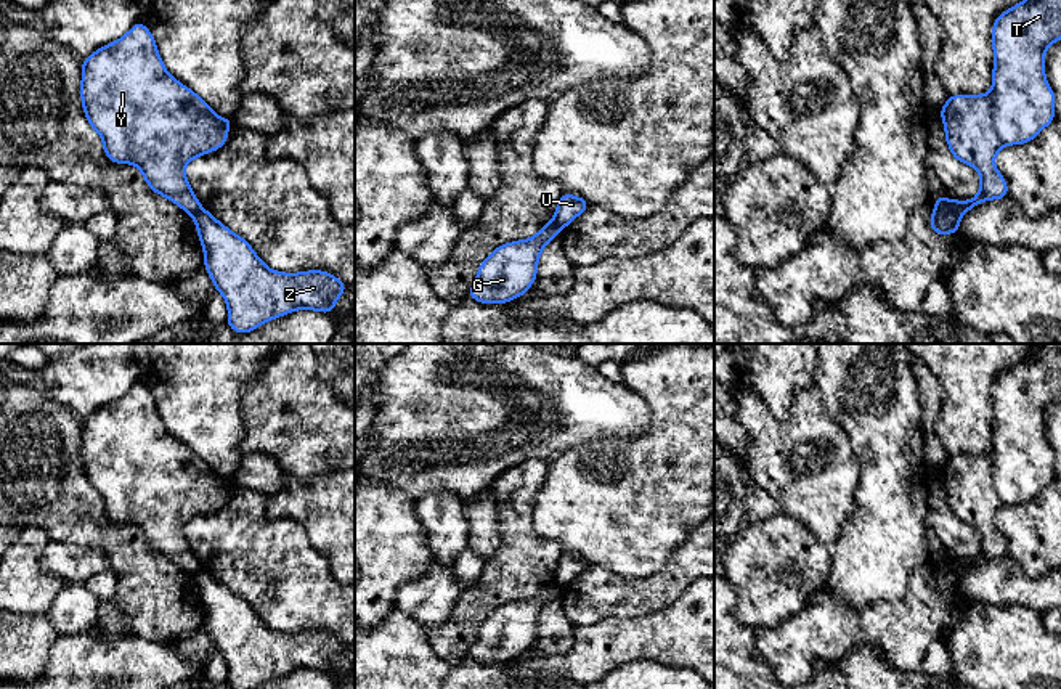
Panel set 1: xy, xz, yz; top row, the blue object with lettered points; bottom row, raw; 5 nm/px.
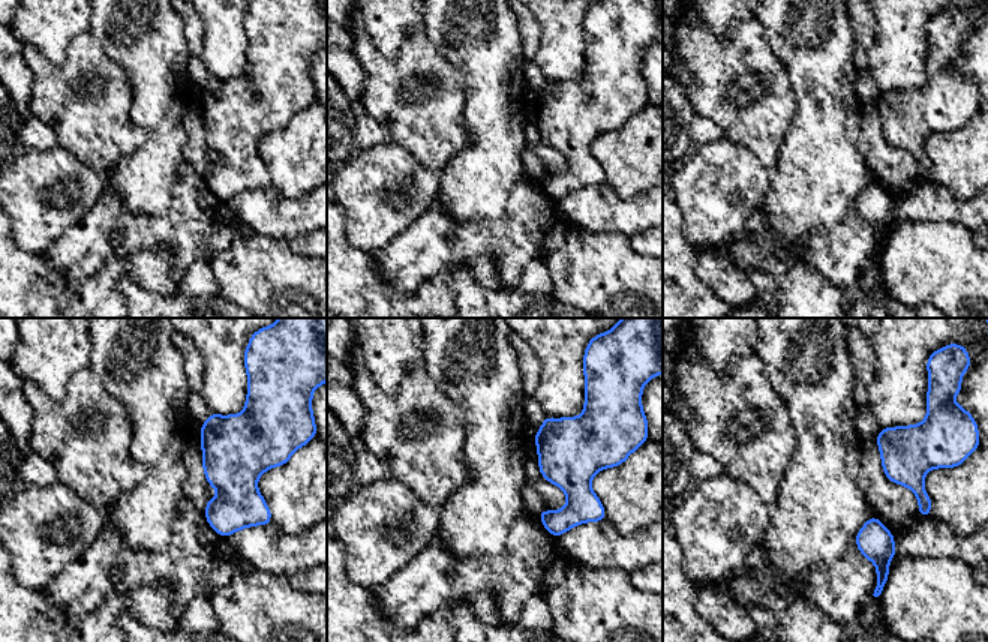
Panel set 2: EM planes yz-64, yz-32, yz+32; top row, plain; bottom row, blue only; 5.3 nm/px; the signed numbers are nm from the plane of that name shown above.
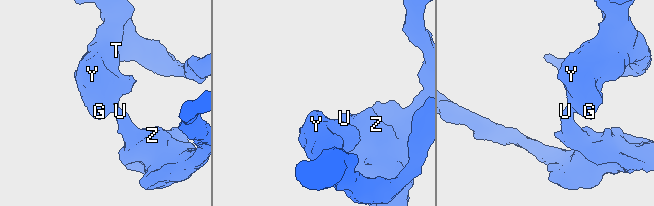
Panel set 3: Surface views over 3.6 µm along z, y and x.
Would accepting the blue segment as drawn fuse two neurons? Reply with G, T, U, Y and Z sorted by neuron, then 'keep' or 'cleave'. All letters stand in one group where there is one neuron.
groups G T Y / U Z; cleave

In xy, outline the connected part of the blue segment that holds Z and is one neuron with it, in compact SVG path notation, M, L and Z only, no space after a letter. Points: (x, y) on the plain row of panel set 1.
M202 567L194 575L194 583L204 607L205 630L226 660L226 683L231 689L257 689L294 670L332 675L335 660L348 647L321 630L302 633L270 630L246 599Z

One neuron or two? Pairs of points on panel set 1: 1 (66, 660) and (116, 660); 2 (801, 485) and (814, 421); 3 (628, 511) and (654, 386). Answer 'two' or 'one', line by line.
1: one
2: one
3: one

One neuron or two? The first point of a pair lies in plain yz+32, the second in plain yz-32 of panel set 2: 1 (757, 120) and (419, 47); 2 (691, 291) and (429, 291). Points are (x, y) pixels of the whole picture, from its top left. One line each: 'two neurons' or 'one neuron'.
1: one neuron
2: one neuron

